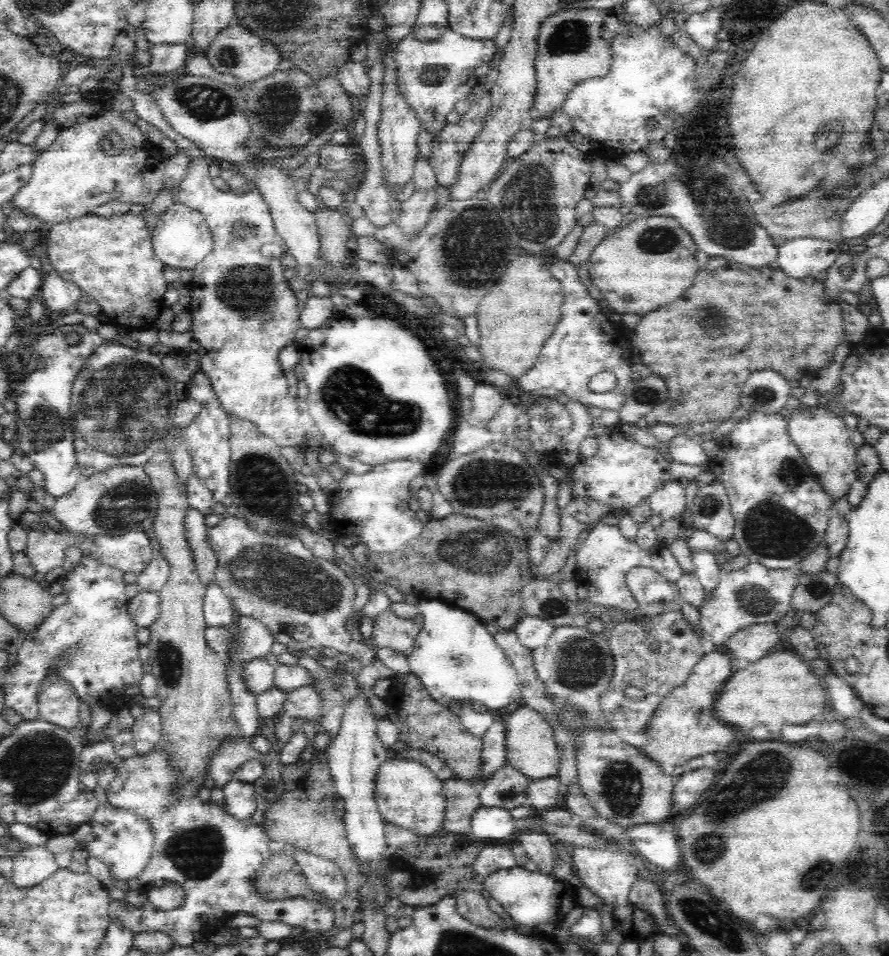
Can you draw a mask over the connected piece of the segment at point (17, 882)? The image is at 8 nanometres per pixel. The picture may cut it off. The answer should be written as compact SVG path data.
M29 845L13 858L10 881L18 889L34 888L43 880L50 878L58 869L55 855L50 853L45 845Z

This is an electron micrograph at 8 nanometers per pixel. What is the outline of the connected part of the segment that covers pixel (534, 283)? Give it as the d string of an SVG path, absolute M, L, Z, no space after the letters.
M534 254L514 257L498 284L482 297L477 308L480 354L486 369L500 370L516 379L528 372L561 318L564 293L546 262Z

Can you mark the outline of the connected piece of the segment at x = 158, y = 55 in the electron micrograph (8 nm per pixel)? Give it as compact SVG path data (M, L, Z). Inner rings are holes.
M188 41L177 44L150 43L150 70L154 74L170 74L176 70L185 71L186 56L190 43Z

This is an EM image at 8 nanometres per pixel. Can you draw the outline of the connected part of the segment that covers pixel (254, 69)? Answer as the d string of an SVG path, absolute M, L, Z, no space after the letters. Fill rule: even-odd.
M238 24L228 26L218 34L216 42L210 46L206 57L214 70L232 74L243 82L254 82L272 74L278 70L278 66L283 60L280 49L274 43L262 39L260 35L252 33L250 29Z

